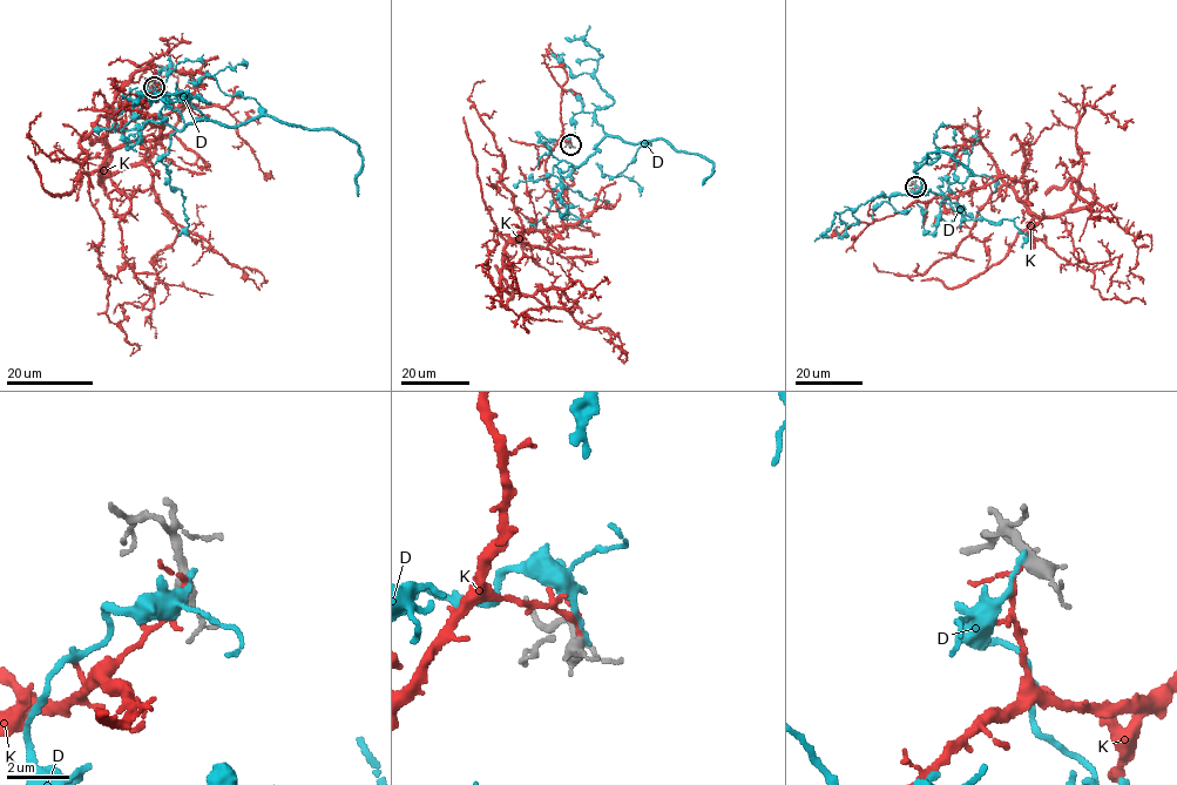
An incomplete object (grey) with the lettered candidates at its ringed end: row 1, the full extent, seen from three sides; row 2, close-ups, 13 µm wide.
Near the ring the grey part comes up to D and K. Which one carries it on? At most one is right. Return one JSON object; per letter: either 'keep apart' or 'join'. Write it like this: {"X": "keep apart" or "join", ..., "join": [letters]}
{"D": "keep apart", "K": "join", "join": ["K"]}

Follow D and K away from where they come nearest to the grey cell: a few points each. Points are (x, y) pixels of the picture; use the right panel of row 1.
D: (915, 185), (911, 195), (932, 232), (948, 197), (915, 194), (921, 183), (913, 169), (938, 150), (976, 176)
K: (915, 187), (925, 202), (1007, 176), (1041, 216), (1069, 209), (1076, 181), (1134, 236), (1129, 271), (1143, 283)

